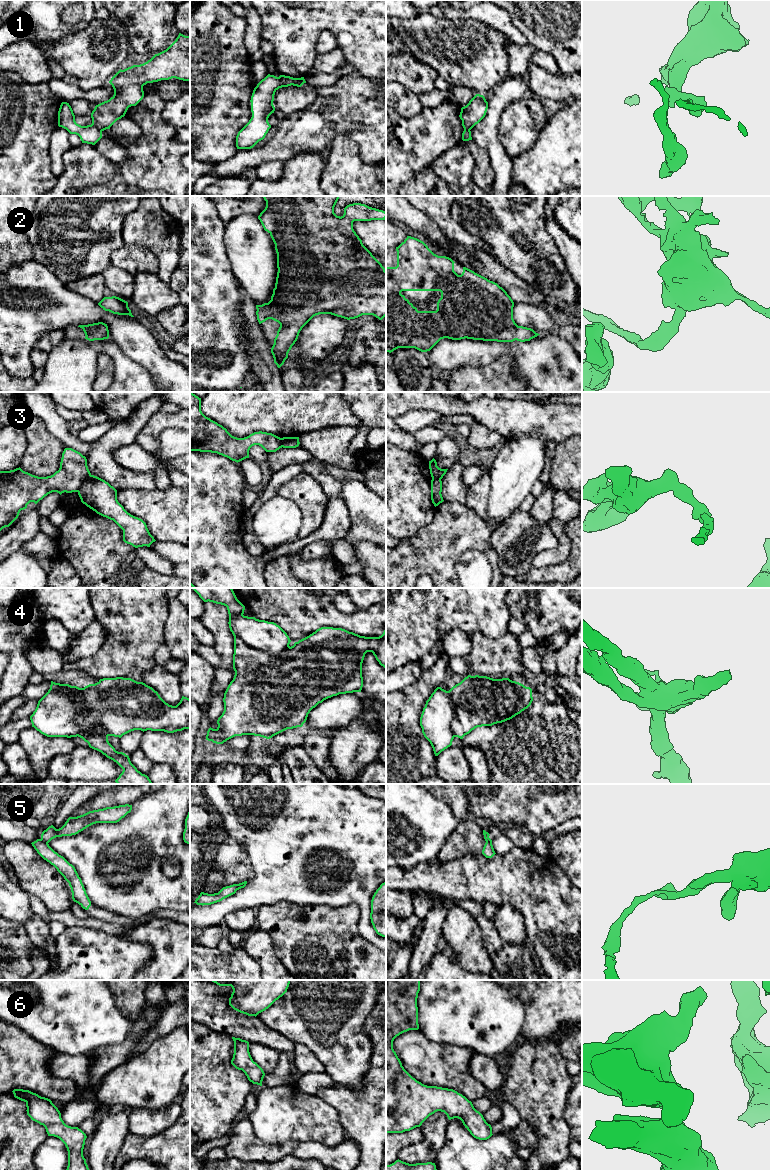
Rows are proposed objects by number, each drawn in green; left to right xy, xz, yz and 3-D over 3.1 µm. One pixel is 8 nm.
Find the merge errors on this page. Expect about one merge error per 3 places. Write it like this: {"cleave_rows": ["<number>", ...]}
{"cleave_rows": ["1", "3", "4", "5"]}

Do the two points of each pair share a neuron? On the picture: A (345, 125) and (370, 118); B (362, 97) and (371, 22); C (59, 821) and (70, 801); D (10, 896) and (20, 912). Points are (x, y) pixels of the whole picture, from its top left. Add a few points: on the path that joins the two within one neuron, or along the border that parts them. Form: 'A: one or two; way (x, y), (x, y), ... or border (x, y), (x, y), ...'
A: one; way (351, 119), (364, 118)
B: two; border (355, 70), (375, 84)
C: one; way (61, 816), (69, 806)
D: one; way (10, 900), (17, 908)

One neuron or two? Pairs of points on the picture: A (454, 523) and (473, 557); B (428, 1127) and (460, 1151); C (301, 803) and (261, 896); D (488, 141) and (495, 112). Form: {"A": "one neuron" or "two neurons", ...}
{"A": "two neurons", "B": "two neurons", "C": "one neuron", "D": "one neuron"}

